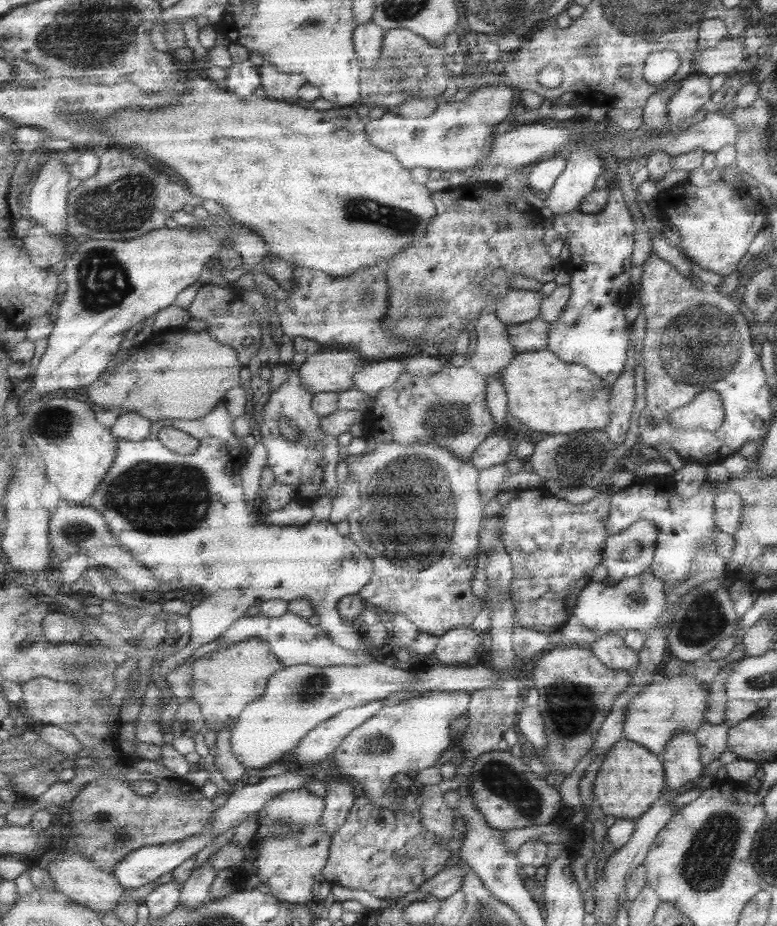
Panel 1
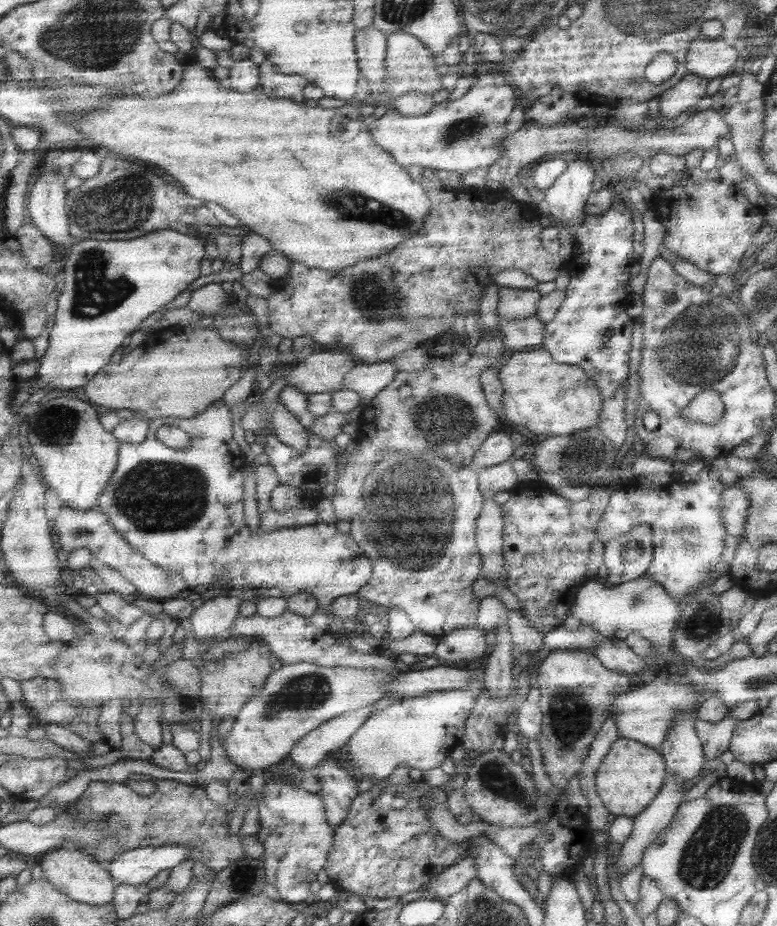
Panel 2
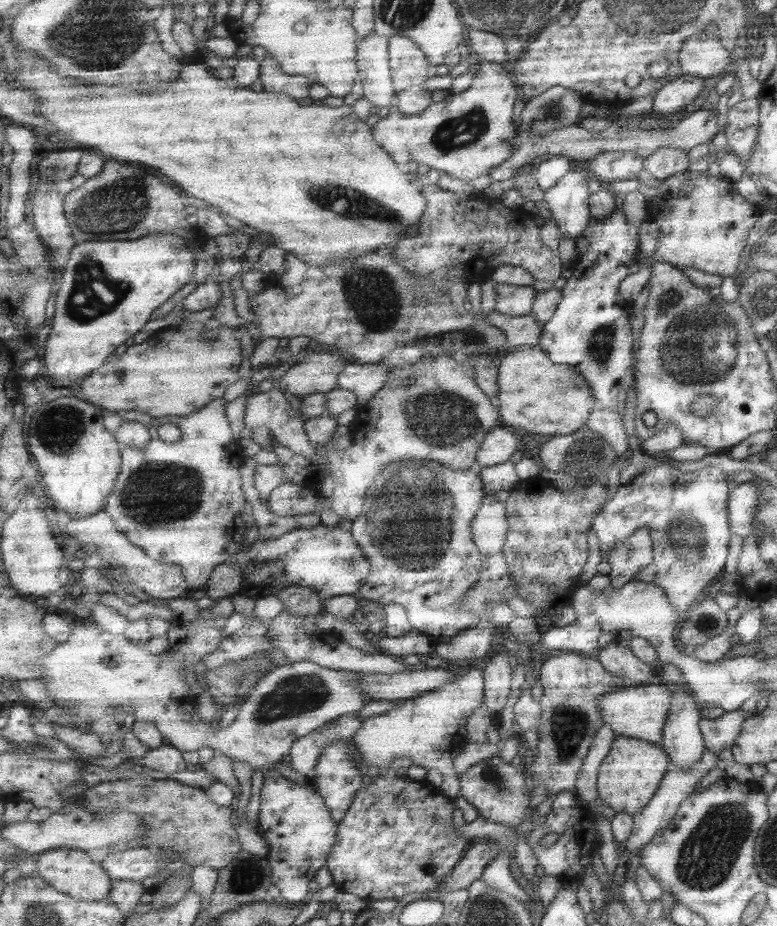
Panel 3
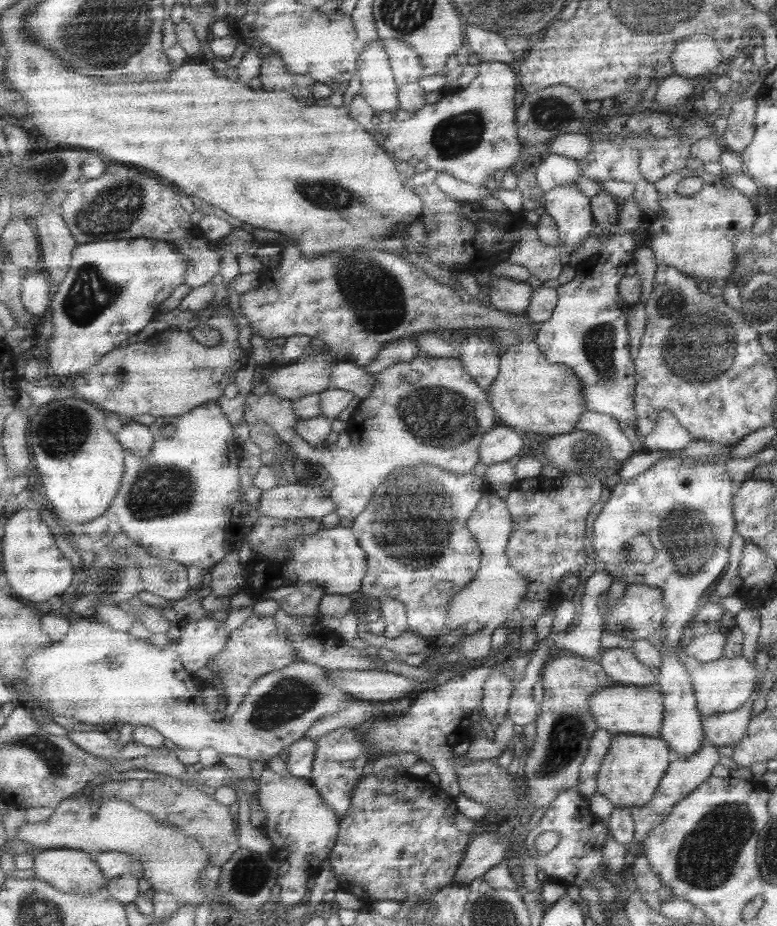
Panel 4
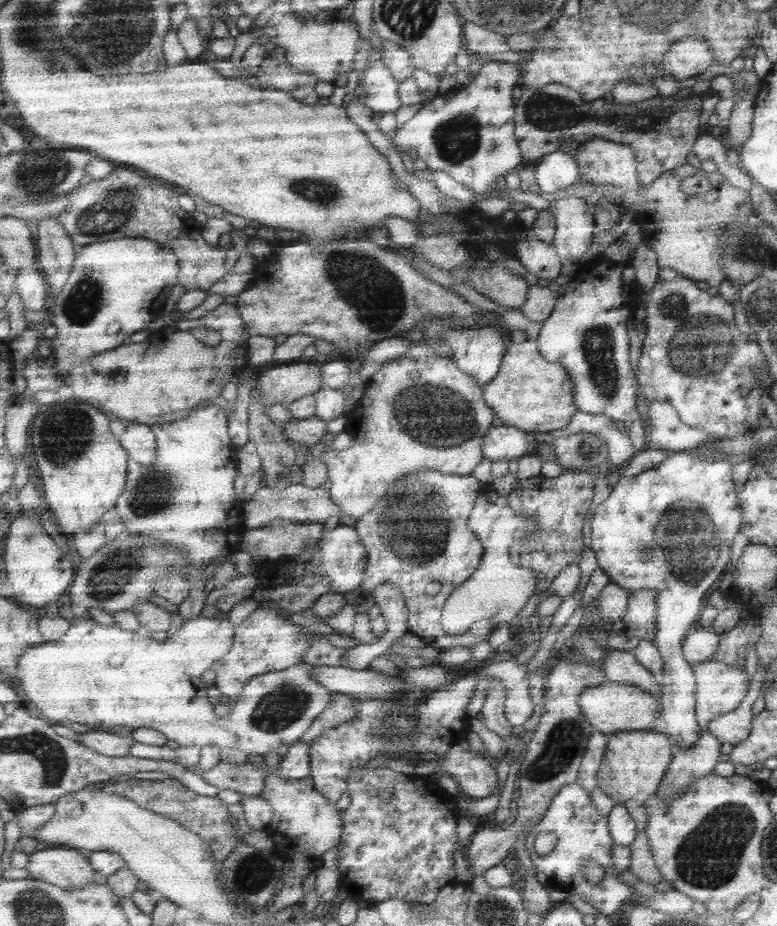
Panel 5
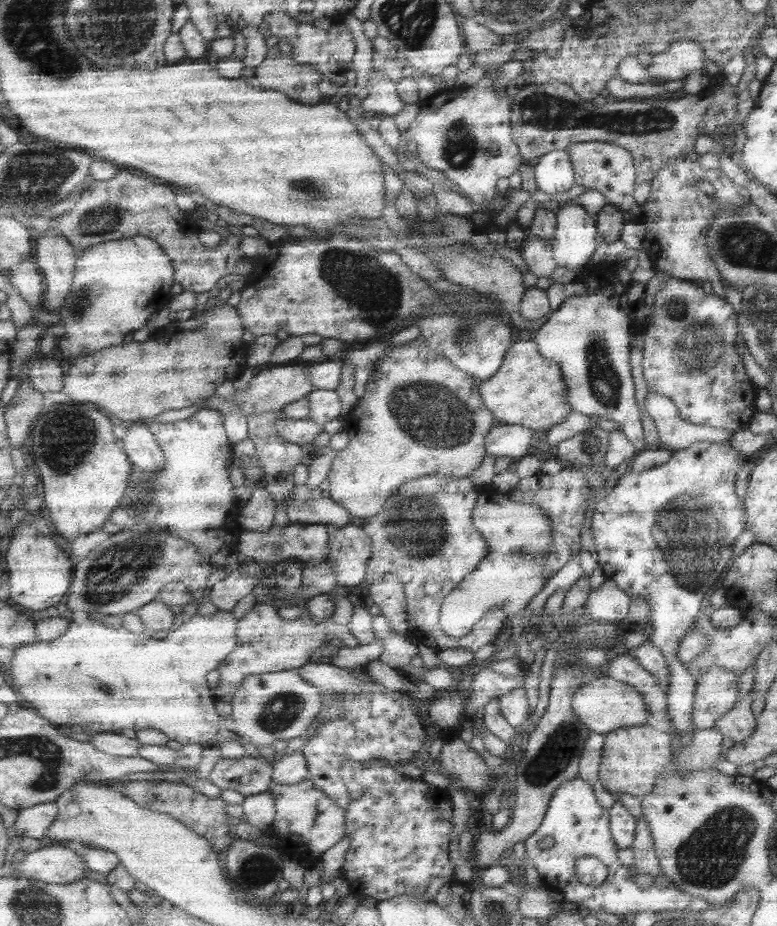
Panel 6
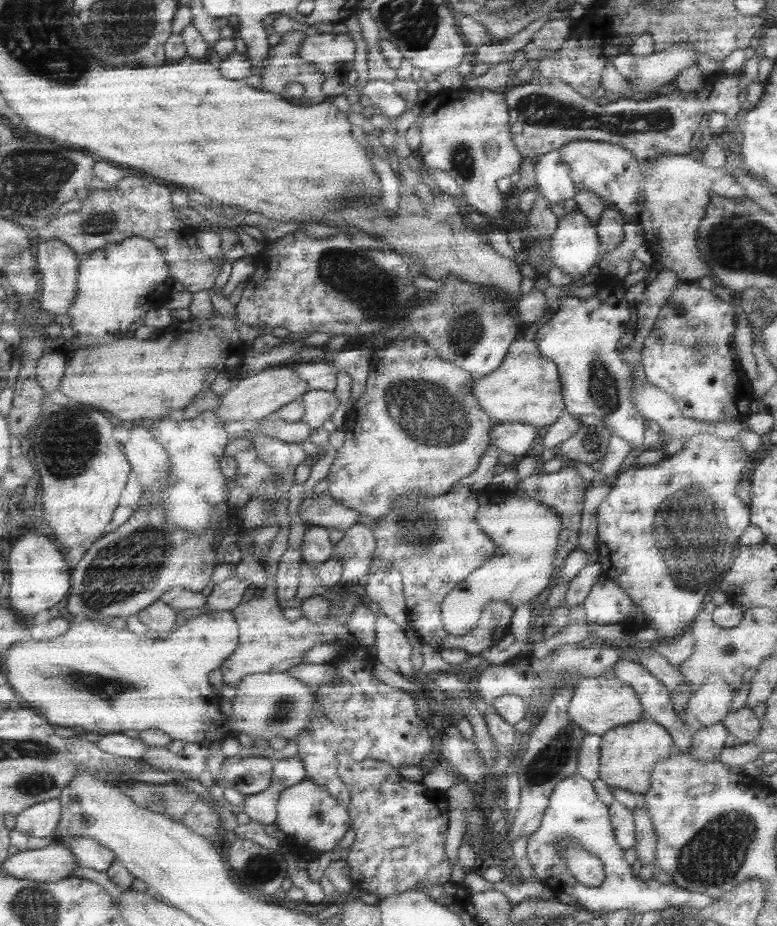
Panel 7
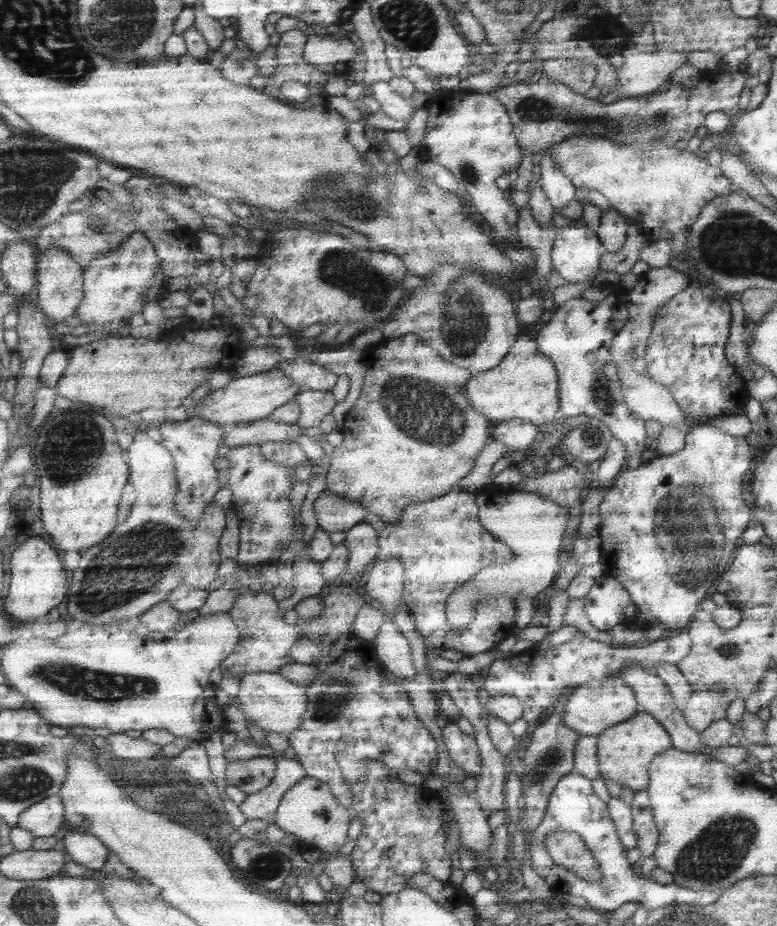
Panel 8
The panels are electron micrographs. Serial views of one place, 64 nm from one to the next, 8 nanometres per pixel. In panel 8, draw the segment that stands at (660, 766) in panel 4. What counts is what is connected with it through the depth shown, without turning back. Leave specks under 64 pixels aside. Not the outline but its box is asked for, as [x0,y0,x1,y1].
[596,712,671,791]

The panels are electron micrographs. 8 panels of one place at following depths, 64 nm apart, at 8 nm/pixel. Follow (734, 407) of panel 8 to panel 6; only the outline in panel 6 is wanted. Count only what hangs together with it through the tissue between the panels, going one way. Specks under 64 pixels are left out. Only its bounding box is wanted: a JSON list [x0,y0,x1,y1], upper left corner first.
[641,277,758,434]

